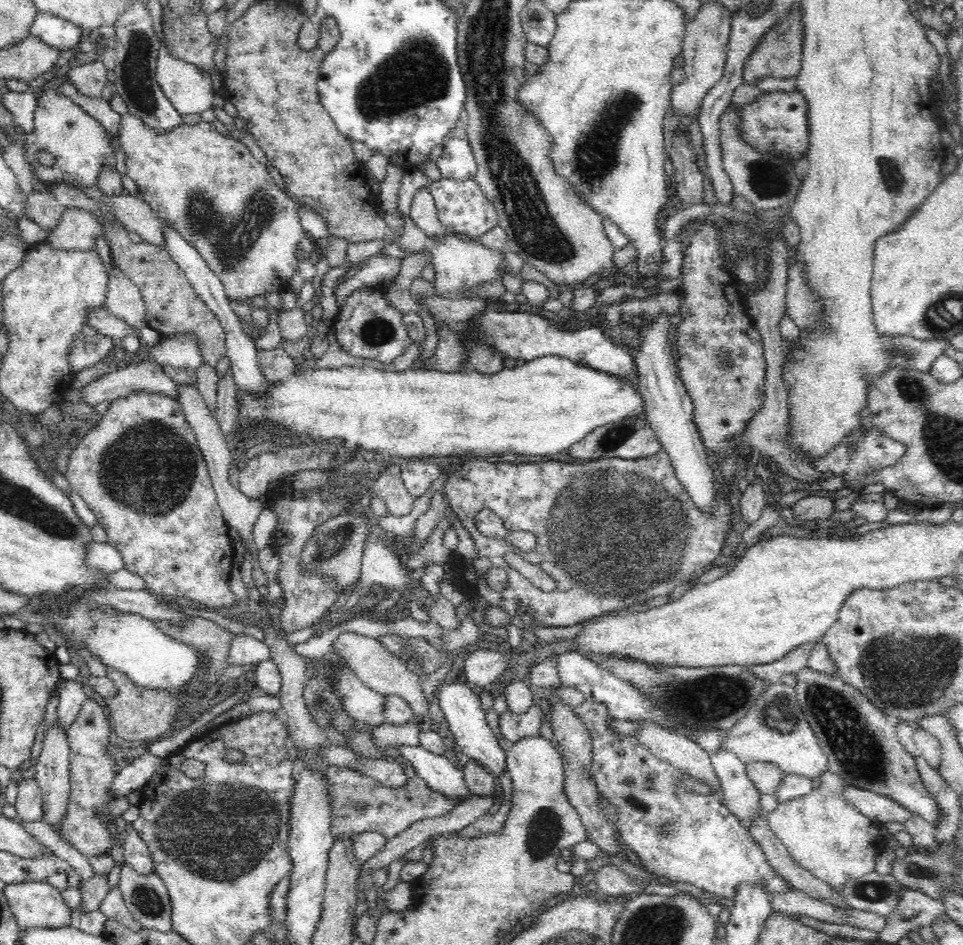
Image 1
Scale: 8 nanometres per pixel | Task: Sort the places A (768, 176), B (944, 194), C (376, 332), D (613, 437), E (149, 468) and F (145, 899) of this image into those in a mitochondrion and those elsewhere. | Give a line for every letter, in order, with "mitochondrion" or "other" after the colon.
A: mitochondrion
B: other
C: mitochondrion
D: mitochondrion
E: mitochondrion
F: mitochondrion

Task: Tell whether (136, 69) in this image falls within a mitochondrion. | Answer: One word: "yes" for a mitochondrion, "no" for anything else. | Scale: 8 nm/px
yes

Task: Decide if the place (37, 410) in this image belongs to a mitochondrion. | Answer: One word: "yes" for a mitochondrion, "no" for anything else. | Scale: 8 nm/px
no

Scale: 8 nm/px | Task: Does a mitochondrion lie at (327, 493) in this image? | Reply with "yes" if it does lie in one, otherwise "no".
no

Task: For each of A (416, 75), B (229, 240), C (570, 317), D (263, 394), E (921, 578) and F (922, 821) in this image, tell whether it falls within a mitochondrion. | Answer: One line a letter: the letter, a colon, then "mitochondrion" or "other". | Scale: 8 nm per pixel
A: mitochondrion
B: mitochondrion
C: other
D: other
E: other
F: other

